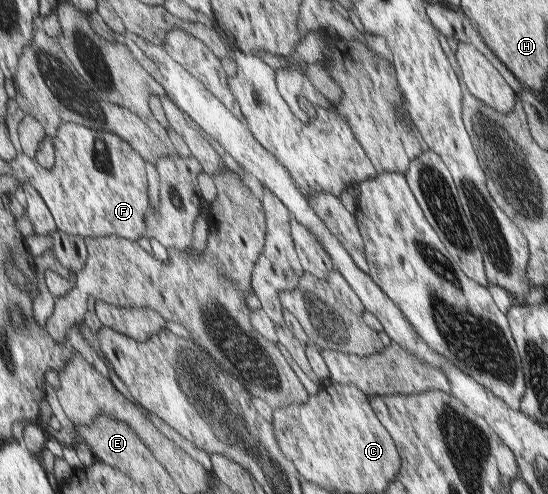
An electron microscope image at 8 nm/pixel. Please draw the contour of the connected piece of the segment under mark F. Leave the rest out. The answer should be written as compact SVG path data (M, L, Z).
M68 121L60 126L56 137L56 164L52 169L41 166L37 161L38 174L29 182L42 194L56 220L56 226L66 234L82 238L122 238L140 240L147 235L147 216L152 210L150 164L128 140L114 132L94 130Z

